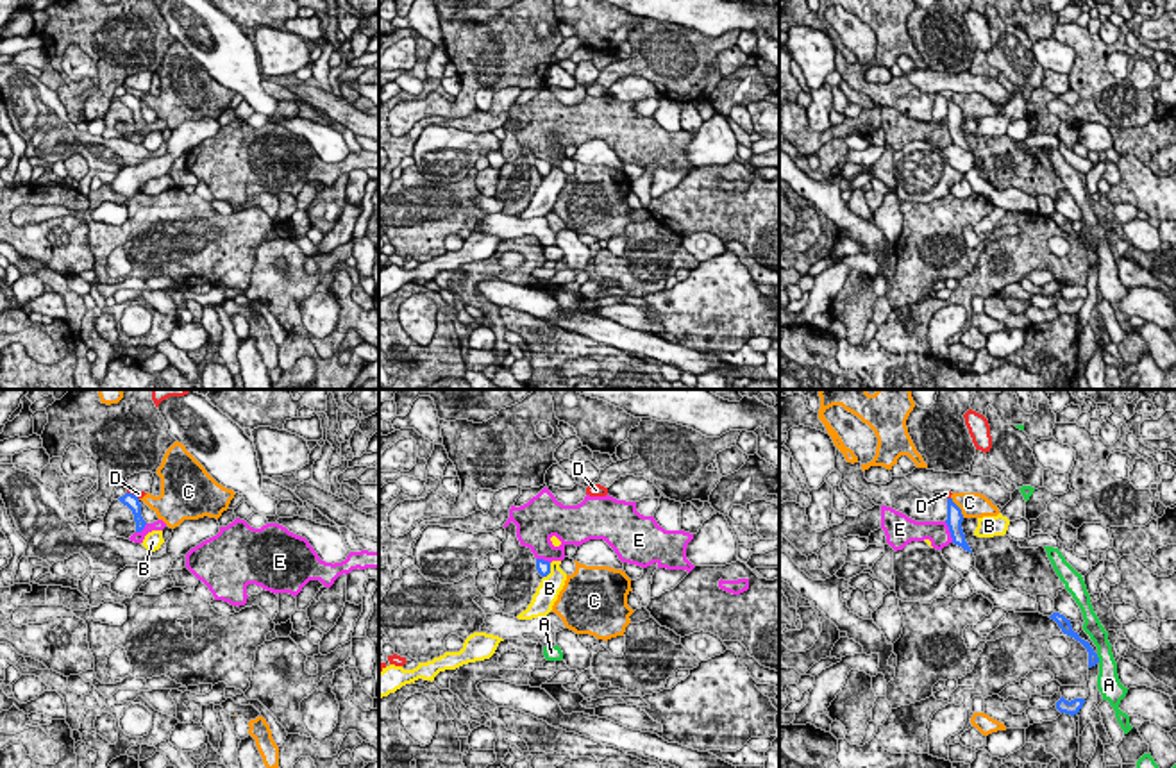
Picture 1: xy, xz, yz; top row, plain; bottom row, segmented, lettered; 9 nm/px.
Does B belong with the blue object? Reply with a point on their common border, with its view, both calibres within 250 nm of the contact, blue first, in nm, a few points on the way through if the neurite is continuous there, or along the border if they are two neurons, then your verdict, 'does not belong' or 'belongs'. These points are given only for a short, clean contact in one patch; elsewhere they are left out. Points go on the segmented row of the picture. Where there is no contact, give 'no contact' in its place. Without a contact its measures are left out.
xz (549, 570) | 130/200 nm | along xz (551, 563), (551, 570), (544, 577) | does not belong

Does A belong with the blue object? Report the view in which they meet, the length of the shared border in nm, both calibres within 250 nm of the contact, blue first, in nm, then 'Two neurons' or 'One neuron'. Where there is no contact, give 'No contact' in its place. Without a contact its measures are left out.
Touches blue in yz. Shared border 90 nm. Thickness 100 nm (blue) against 200 nm. Two neurons

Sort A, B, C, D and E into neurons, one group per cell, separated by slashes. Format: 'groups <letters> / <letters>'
groups A / B / C / D / E

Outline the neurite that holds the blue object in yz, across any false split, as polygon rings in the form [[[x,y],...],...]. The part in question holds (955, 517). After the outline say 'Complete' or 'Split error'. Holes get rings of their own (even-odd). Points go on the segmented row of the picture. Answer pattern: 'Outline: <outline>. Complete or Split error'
Outline: [[[947,498],[947,520],[945,520],[945,523],[949,527],[953,543],[972,554],[969,543],[965,541],[962,522],[963,522],[962,509],[953,502],[953,498]]]. Complete

